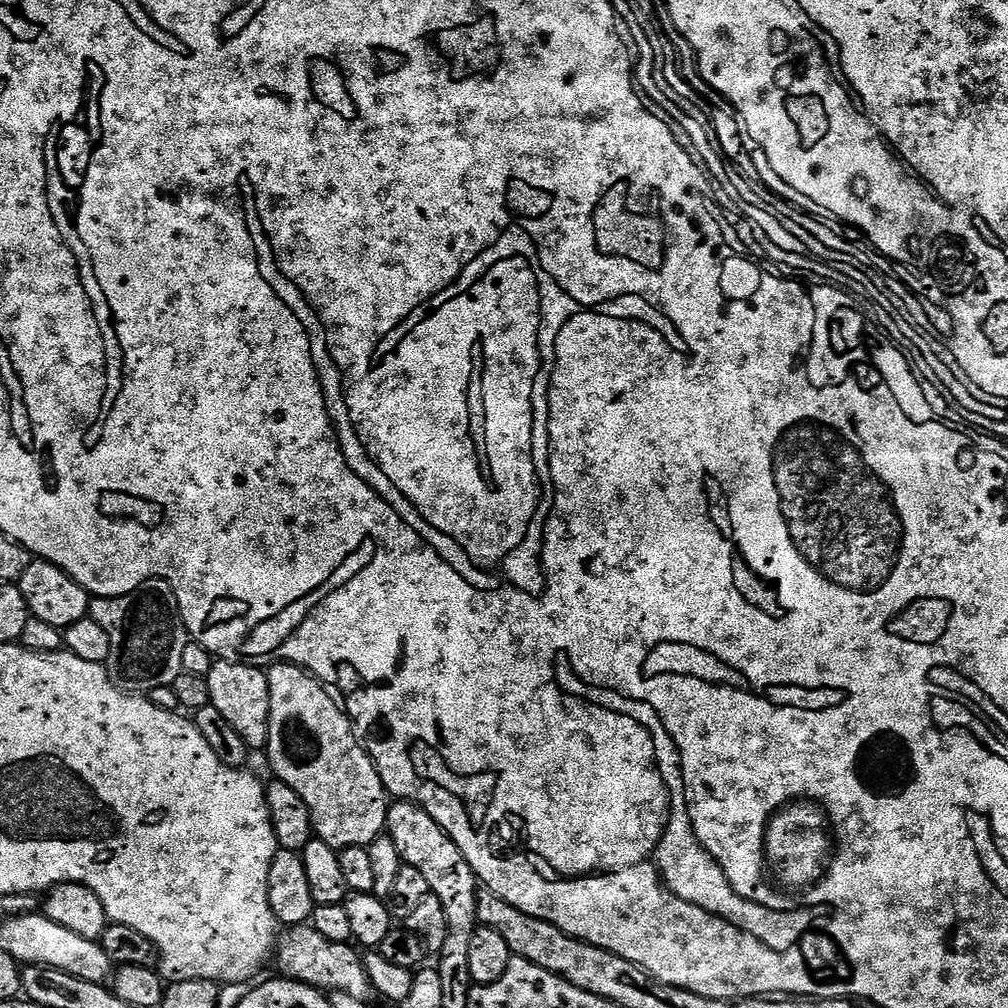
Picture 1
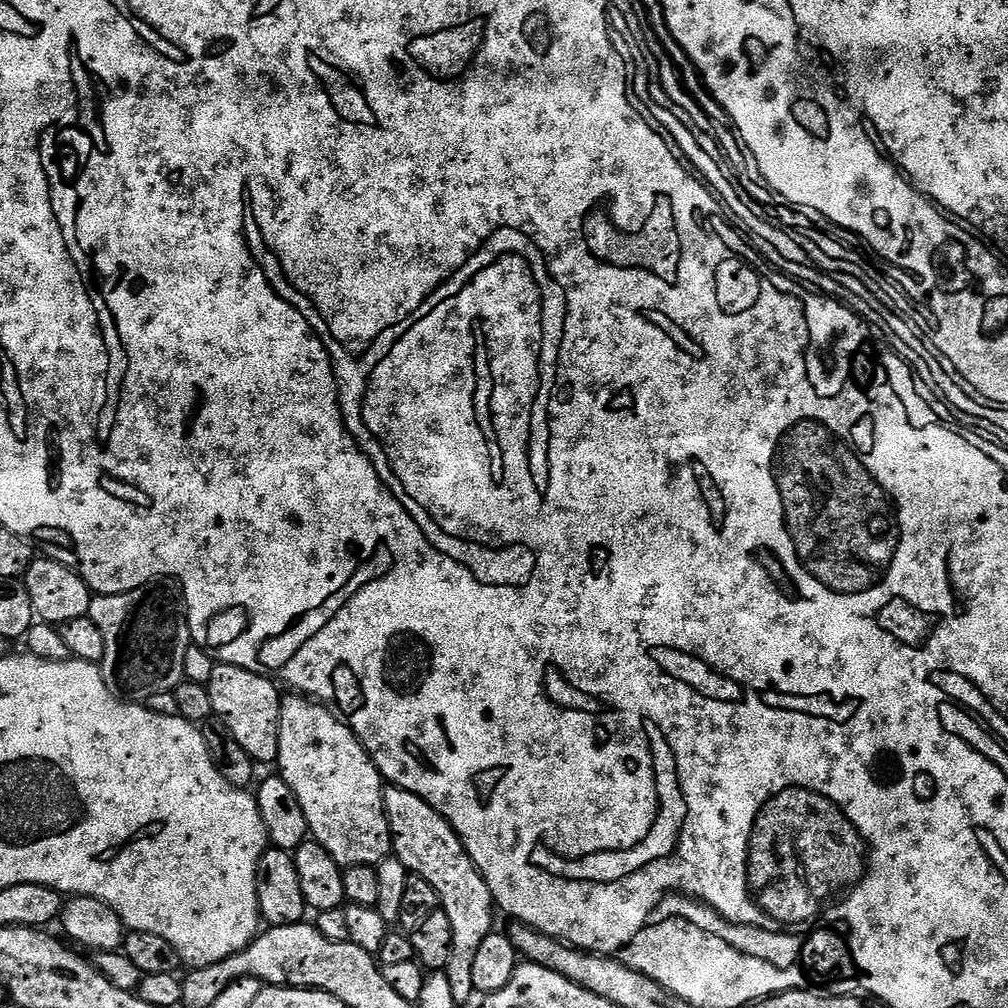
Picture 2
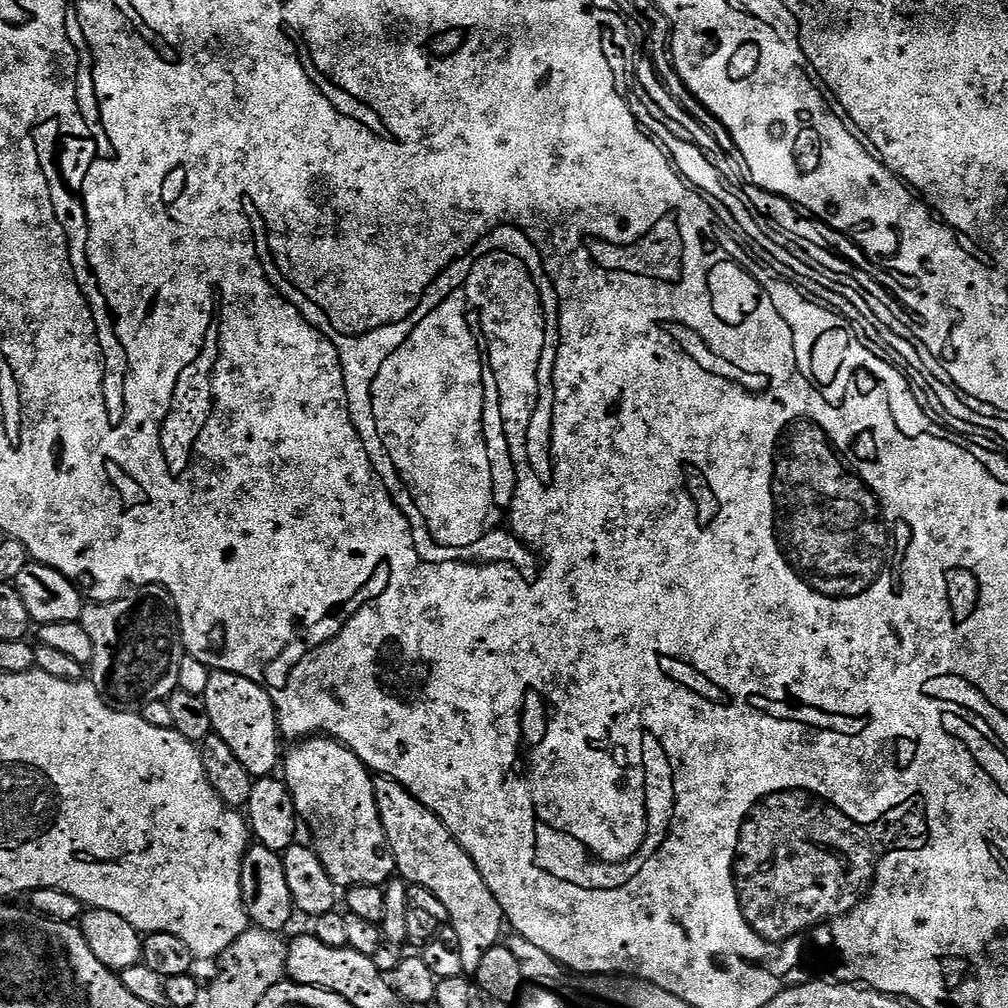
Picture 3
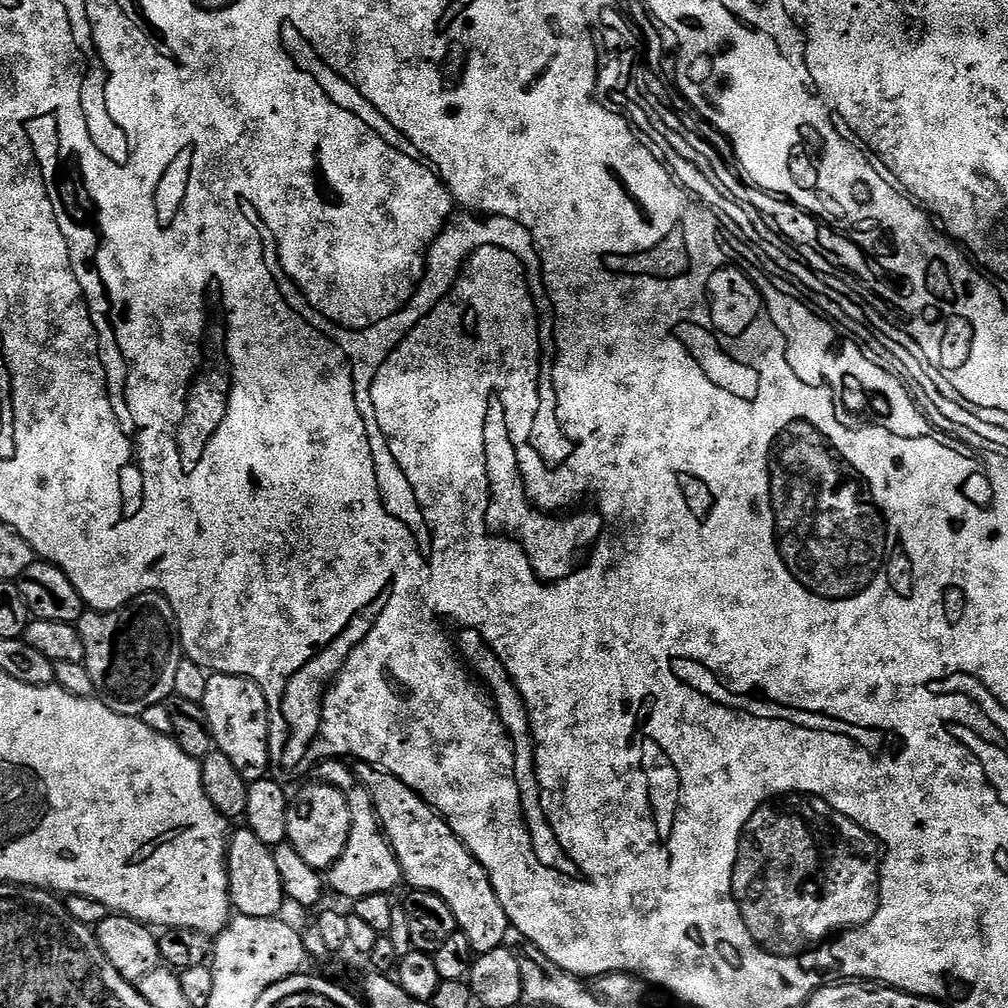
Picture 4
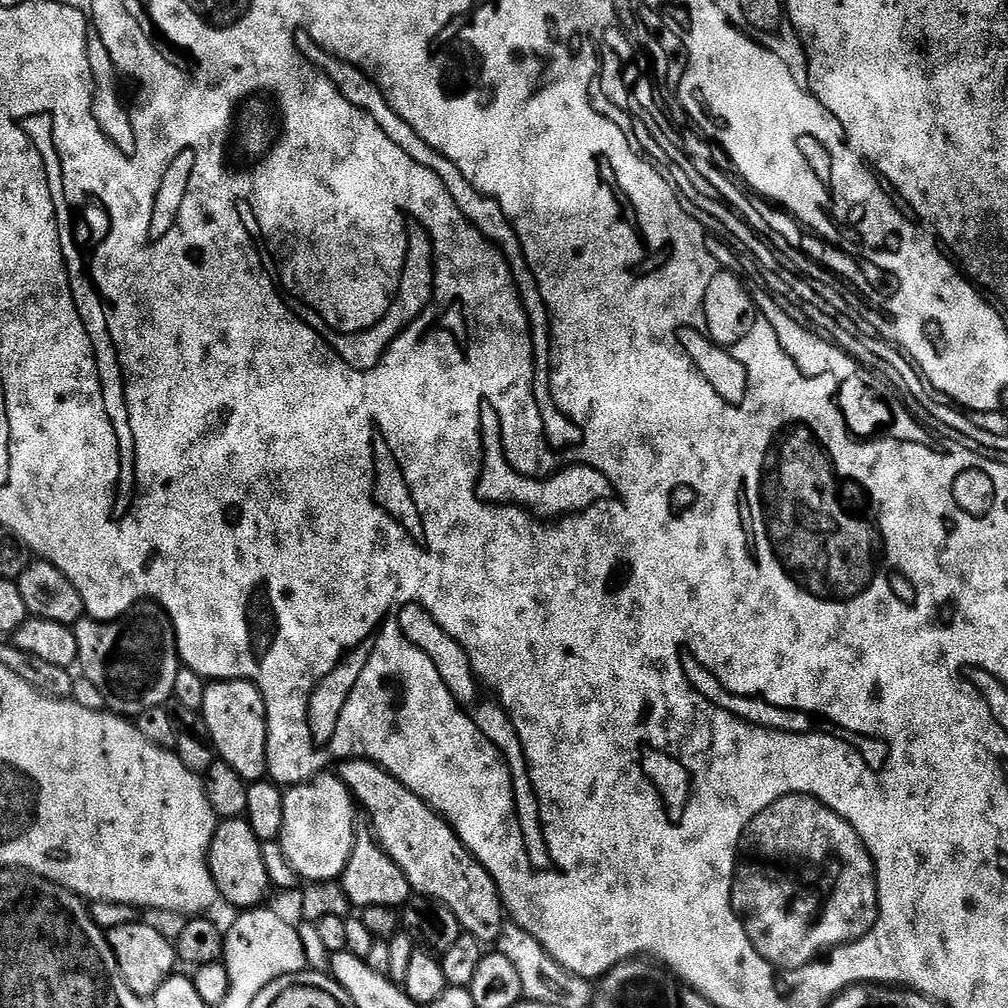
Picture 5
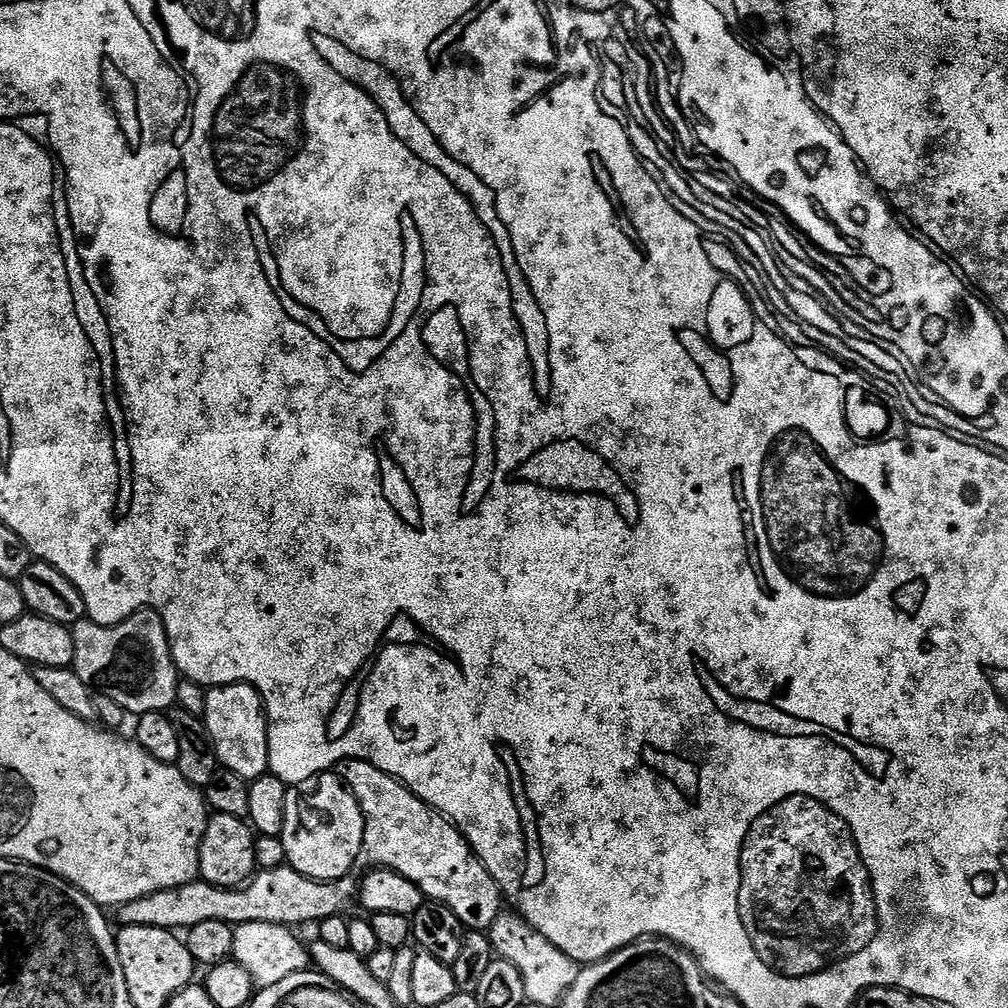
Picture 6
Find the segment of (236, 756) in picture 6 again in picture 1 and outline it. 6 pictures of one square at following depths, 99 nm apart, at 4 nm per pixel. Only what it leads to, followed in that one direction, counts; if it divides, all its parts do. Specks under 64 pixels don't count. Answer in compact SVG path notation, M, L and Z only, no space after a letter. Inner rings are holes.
M216 660L206 679L210 686L211 704L226 717L230 726L234 726L234 730L238 730L238 738L246 742L249 750L267 749L270 722L270 686L267 671L255 664Z

